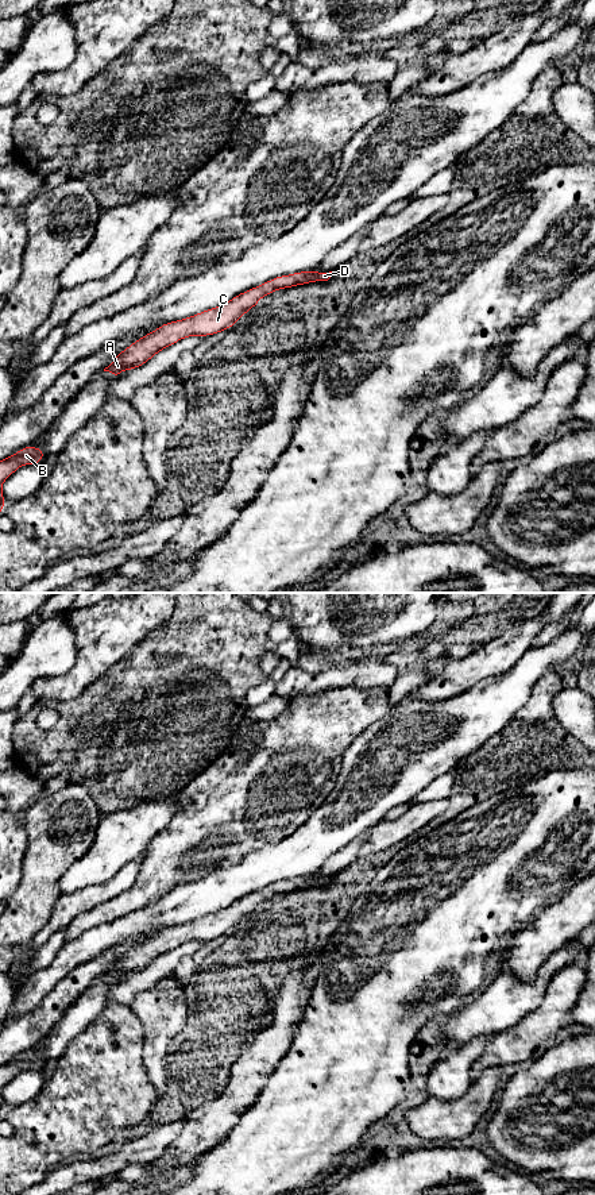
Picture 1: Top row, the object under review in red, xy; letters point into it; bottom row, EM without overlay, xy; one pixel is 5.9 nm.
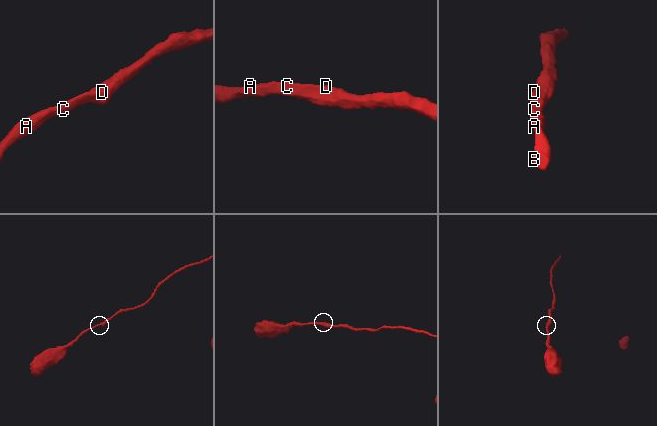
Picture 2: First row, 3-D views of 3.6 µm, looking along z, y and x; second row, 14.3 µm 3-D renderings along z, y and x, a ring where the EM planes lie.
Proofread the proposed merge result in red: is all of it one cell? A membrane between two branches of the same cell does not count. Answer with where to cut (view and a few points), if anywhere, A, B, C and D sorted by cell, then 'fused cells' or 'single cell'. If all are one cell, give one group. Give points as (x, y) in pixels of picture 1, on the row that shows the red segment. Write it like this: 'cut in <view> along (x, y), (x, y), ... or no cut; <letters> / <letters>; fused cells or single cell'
no cut; A B C D; single cell

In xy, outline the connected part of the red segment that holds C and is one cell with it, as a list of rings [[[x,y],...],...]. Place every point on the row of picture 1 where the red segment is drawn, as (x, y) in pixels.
[[[317,270],[298,271],[289,275],[275,277],[259,286],[248,289],[228,302],[200,312],[183,320],[162,324],[158,329],[144,335],[130,347],[115,356],[115,361],[104,369],[115,375],[123,370],[134,370],[148,362],[157,352],[182,340],[183,338],[198,335],[217,335],[220,331],[232,328],[239,319],[252,309],[263,296],[278,289],[287,289],[310,282],[328,281],[332,271],[320,273]]]

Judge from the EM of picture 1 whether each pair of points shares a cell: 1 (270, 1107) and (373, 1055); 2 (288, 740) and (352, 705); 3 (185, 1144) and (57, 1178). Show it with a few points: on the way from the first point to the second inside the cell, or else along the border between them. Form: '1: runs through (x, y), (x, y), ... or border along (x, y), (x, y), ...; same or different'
1: runs through (296, 1107), (310, 1107), (347, 1071); same
2: runs through (304, 740), (317, 728), (336, 717); same
3: border along (184, 1122), (177, 1137), (151, 1163); different

